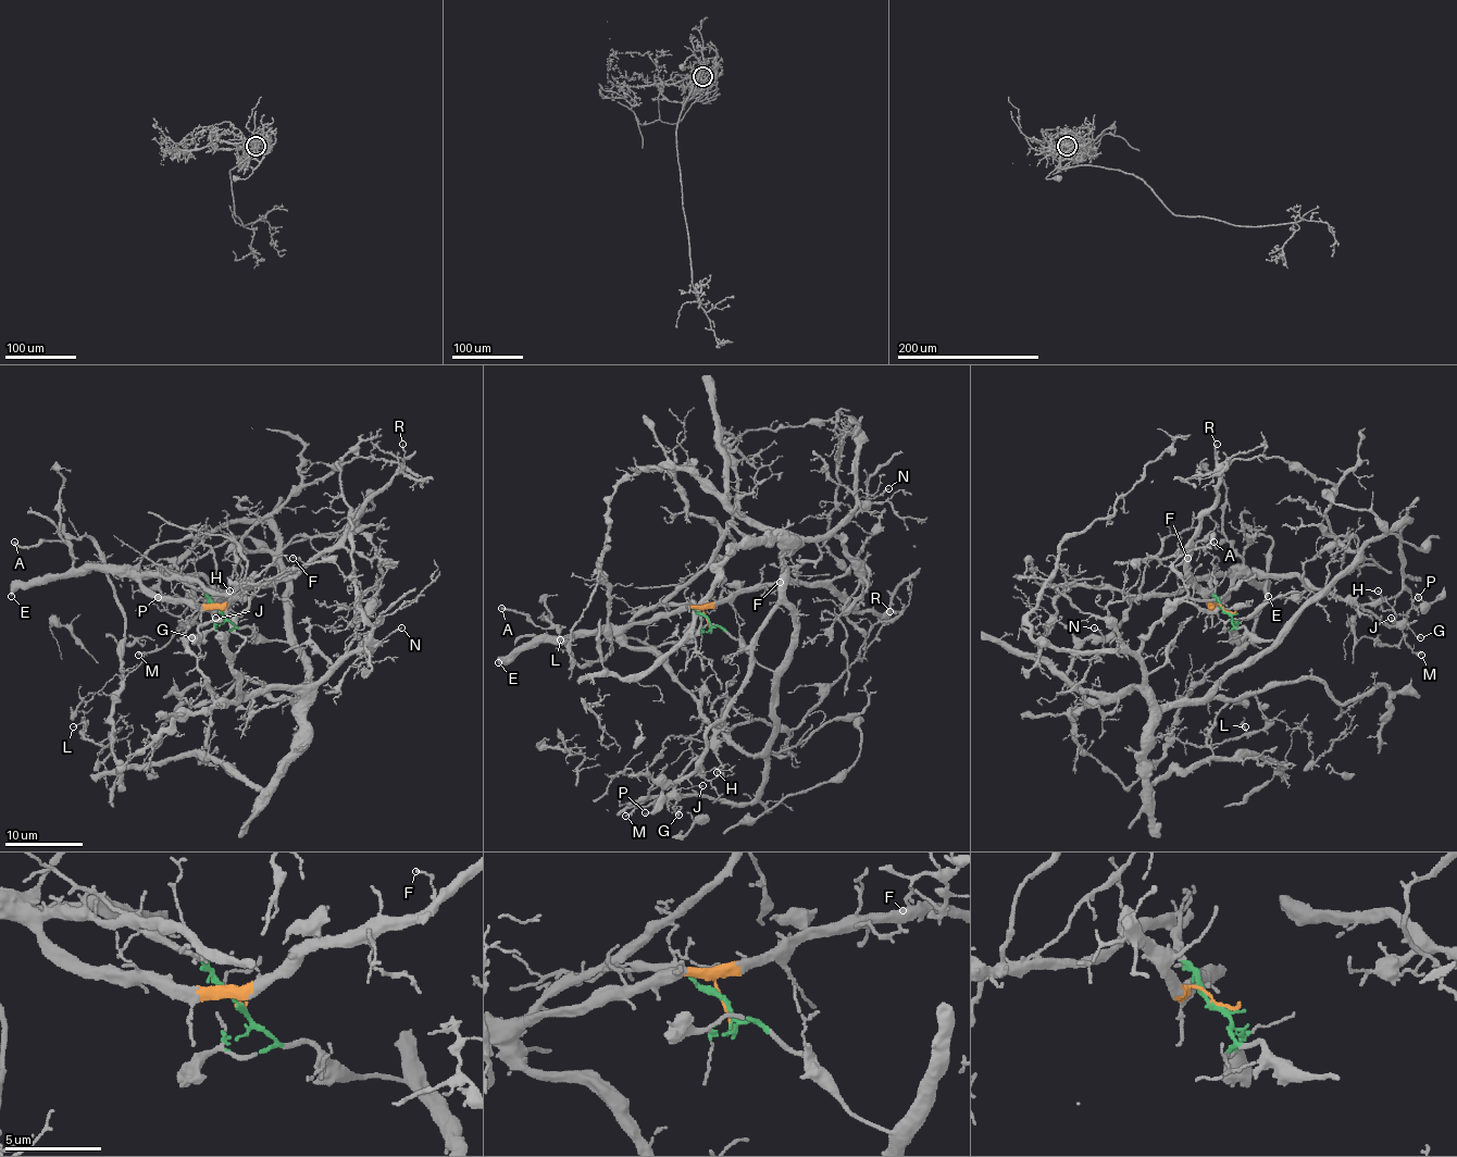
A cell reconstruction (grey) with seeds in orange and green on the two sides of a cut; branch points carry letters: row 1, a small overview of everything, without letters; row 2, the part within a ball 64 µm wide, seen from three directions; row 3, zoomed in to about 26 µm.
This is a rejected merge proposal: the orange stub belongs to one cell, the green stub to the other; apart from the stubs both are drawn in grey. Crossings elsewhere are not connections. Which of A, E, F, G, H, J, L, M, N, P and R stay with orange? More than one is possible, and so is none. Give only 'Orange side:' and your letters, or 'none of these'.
Orange side: A, E, F, G, H, J, M, P, R

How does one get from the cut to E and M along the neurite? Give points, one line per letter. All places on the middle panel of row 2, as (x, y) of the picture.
E: (708, 620), (702, 612), (687, 608), (617, 627), (533, 639), (515, 647), (497, 663)
M: (708, 620), (697, 608), (654, 614), (622, 635), (646, 647), (712, 730), (668, 796), (624, 816)

